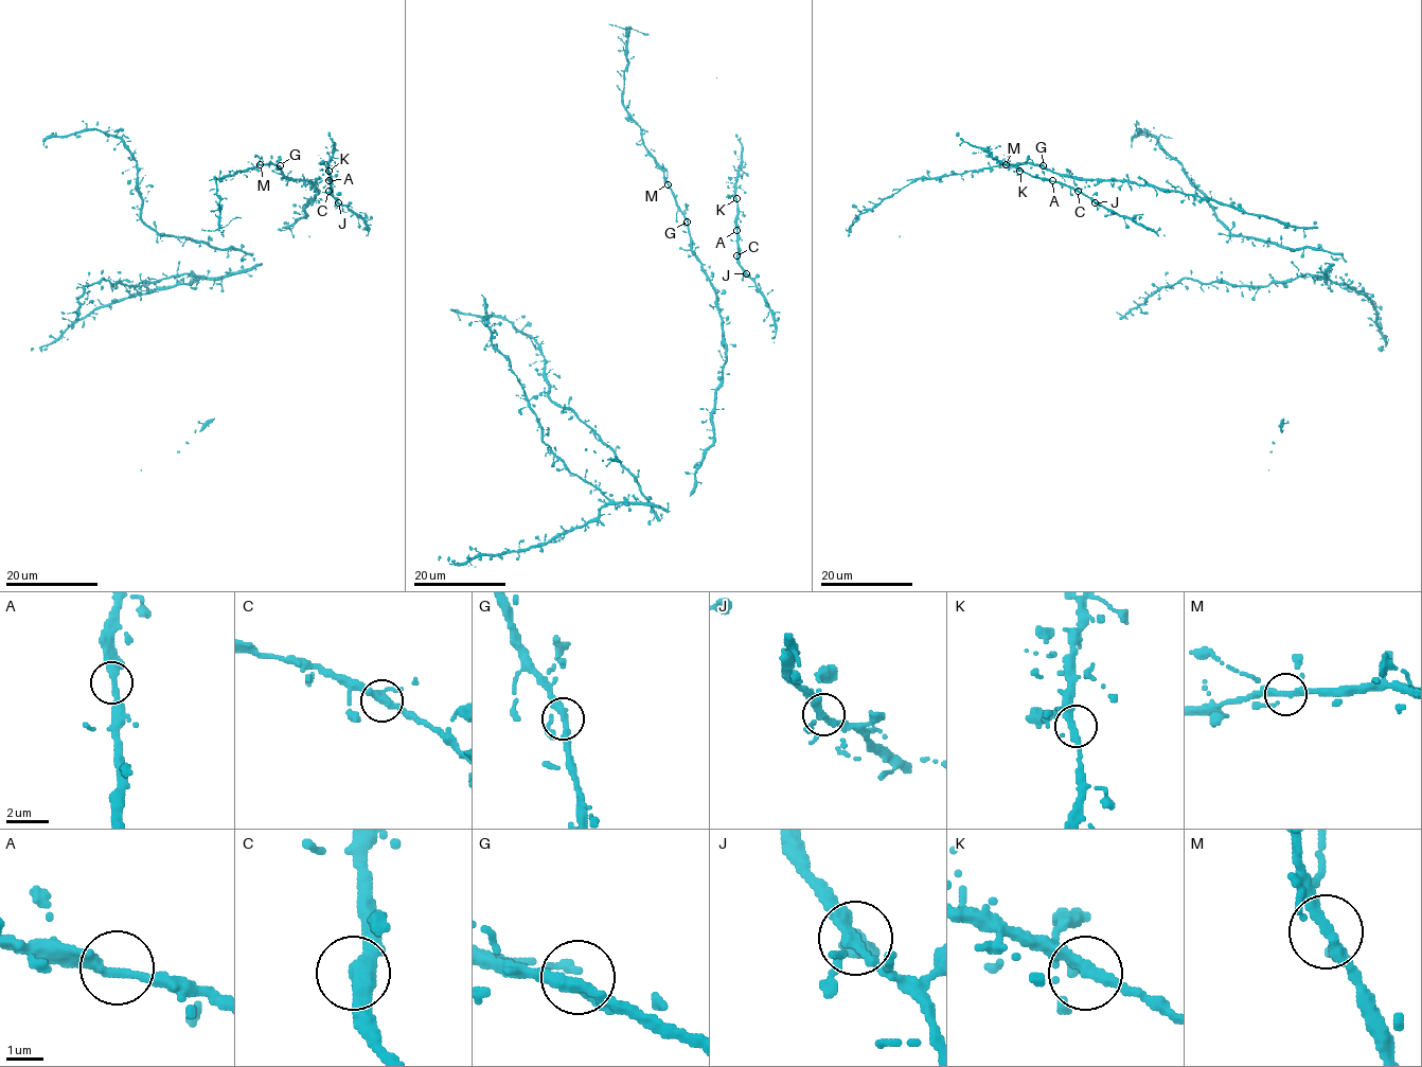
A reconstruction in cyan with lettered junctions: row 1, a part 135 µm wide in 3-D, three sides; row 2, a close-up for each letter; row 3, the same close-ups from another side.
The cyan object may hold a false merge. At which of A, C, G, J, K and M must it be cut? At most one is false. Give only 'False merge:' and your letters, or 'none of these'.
False merge: none of these

